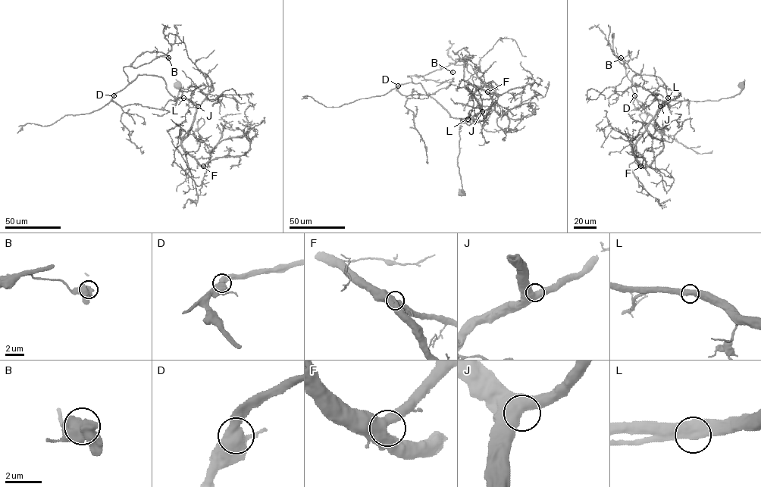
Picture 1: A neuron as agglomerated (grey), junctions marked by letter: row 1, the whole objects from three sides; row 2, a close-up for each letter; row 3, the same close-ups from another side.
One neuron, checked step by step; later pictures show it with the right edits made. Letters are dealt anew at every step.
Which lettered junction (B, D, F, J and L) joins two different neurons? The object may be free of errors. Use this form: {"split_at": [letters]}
{"split_at": []}

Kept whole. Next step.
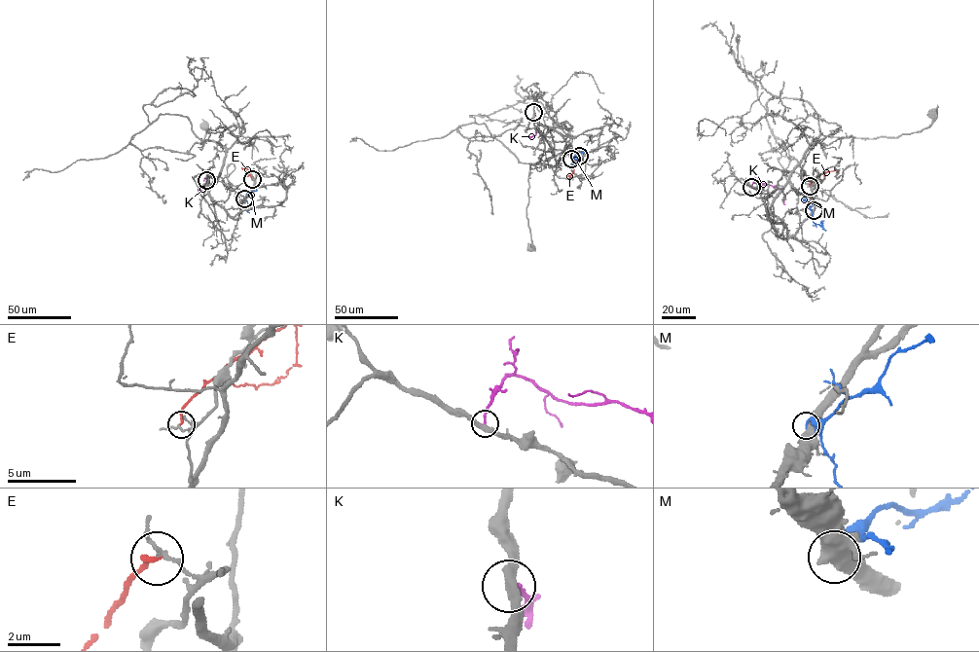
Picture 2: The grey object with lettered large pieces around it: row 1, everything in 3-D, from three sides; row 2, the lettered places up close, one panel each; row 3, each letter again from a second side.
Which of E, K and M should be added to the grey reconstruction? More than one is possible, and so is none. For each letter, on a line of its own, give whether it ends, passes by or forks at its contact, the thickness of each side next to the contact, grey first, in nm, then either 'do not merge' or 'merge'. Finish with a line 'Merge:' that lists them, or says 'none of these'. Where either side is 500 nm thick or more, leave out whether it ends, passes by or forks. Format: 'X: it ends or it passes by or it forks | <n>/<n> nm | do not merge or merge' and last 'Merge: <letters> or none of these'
E: it ends | 120/200 nm | do not merge
K: it ends | 380/170 nm | do not merge
M: 550/150 nm | do not merge
Merge: none of these

